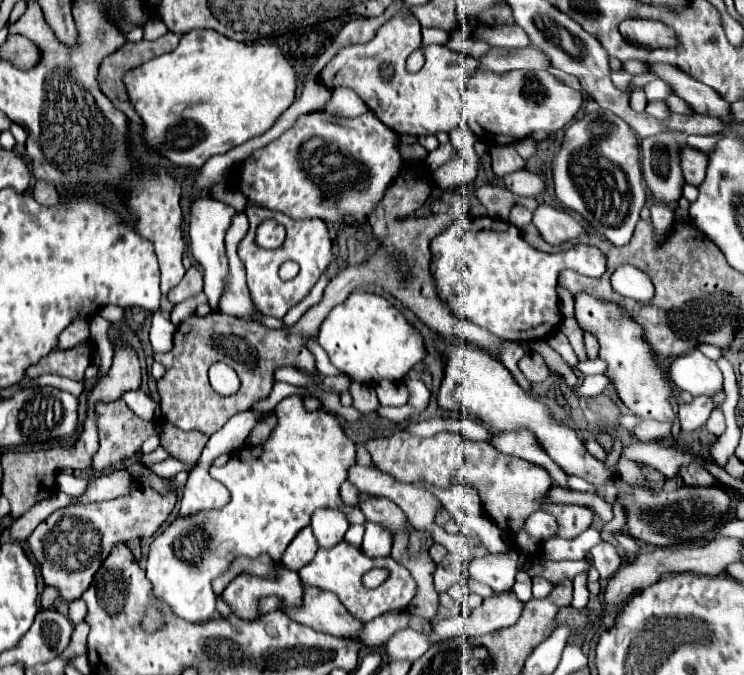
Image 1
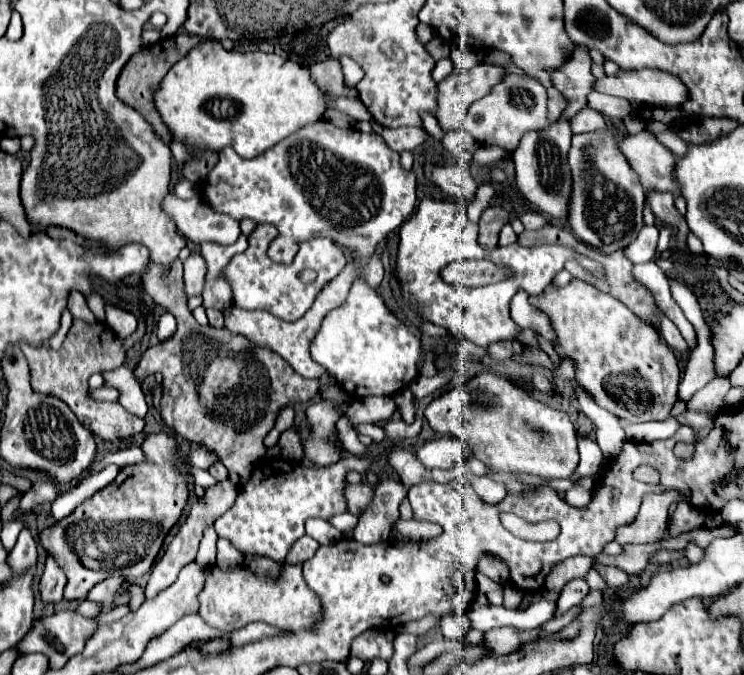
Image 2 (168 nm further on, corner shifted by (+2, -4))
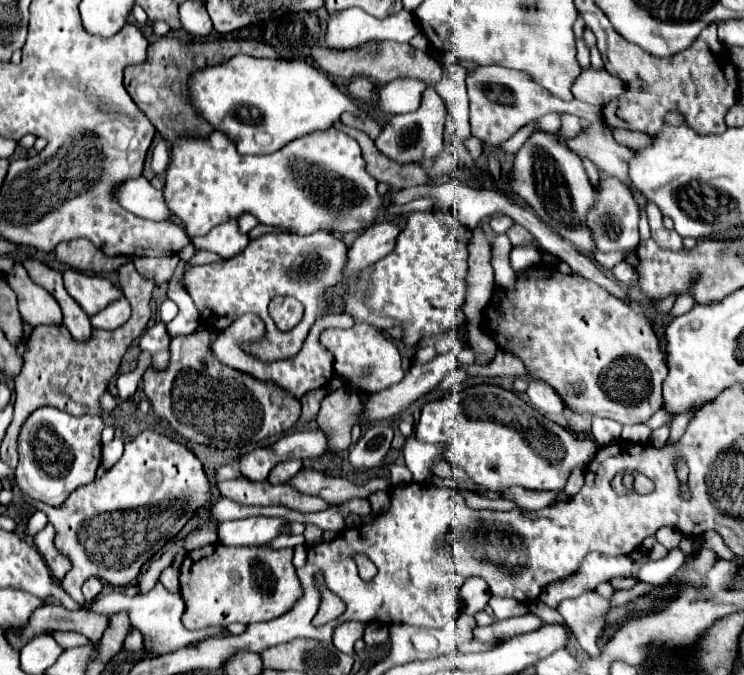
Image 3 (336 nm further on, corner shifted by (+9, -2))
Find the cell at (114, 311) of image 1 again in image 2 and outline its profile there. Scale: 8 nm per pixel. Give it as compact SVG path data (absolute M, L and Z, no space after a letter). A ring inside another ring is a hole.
M92 291L92 293L88 293L88 295L84 295L86 297L86 303L88 303L88 307L90 307L90 311L96 315L96 319L98 321L104 321L104 297L100 295L100 293L96 293L96 291Z

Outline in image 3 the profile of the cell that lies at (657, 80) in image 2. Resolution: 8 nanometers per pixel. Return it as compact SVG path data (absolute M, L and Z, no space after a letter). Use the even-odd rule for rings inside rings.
M585 69L571 85L571 93L575 99L593 103L593 105L607 105L625 93L625 81L613 77L605 69Z

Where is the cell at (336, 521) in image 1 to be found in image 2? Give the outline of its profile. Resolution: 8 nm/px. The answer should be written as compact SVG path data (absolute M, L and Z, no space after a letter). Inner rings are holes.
M308 519L306 533L312 539L316 539L320 545L324 545L324 543L336 543L338 539L342 539L342 533L338 529L334 529L332 525L328 525L324 519Z

